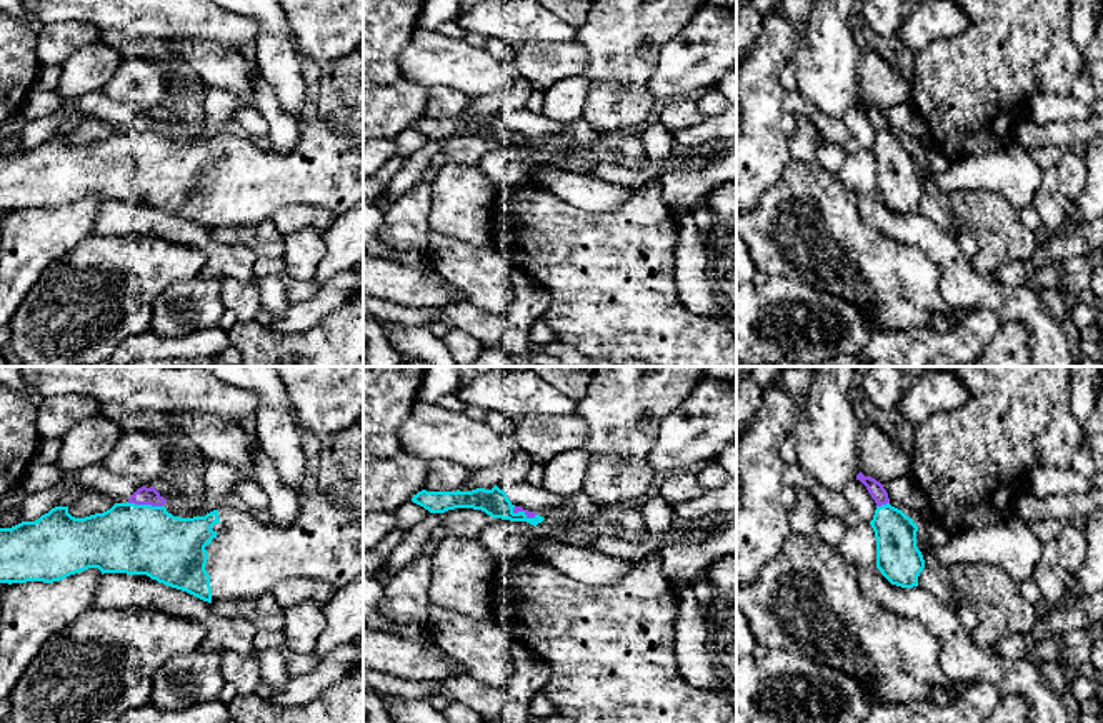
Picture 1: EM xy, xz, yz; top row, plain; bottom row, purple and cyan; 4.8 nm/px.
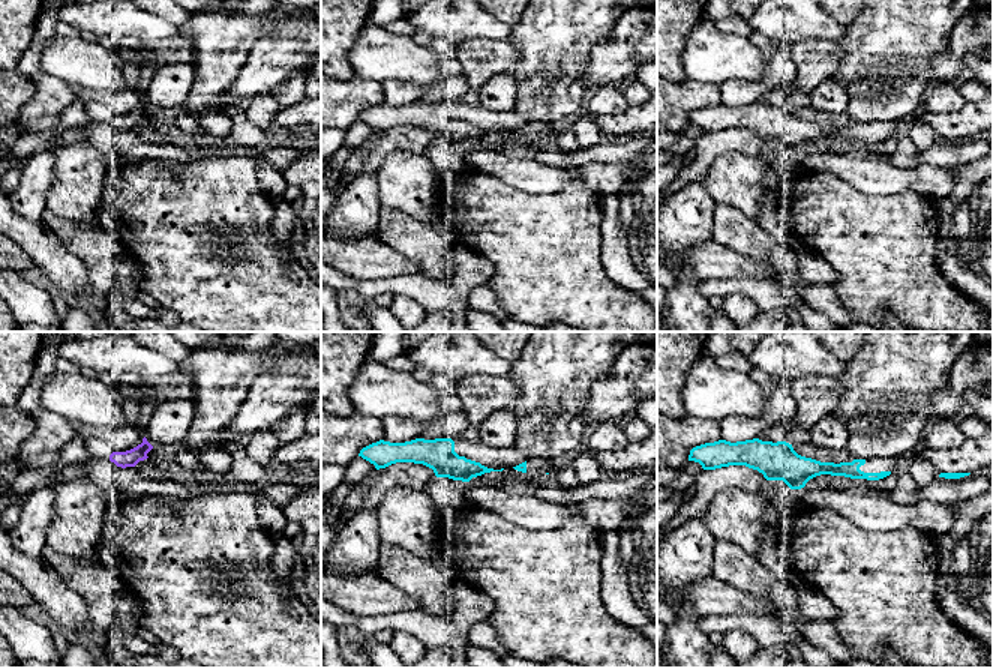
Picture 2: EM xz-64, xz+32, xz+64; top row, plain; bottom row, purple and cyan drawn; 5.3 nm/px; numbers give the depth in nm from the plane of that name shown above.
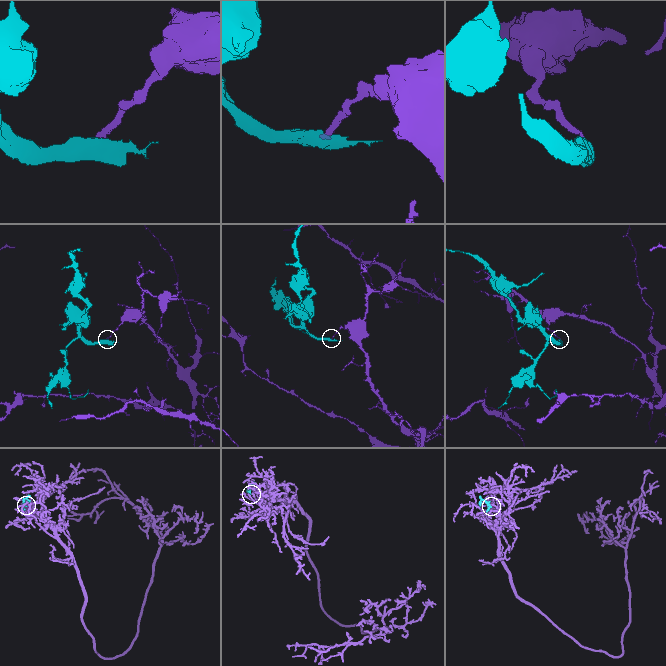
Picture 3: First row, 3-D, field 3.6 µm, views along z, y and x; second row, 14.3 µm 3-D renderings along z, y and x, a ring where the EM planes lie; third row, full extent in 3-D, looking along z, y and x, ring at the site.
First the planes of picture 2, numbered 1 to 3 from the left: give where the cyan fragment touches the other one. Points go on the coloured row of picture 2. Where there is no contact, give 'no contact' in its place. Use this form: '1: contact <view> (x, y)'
1: no contact
2: no contact
3: no contact

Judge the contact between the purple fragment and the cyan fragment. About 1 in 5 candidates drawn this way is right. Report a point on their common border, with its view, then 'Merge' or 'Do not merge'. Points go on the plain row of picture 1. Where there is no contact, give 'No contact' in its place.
Touches purple at xy (145, 130). Do not merge

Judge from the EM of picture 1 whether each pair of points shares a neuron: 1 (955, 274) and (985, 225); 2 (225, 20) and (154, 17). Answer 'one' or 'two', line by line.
1: two
2: one

